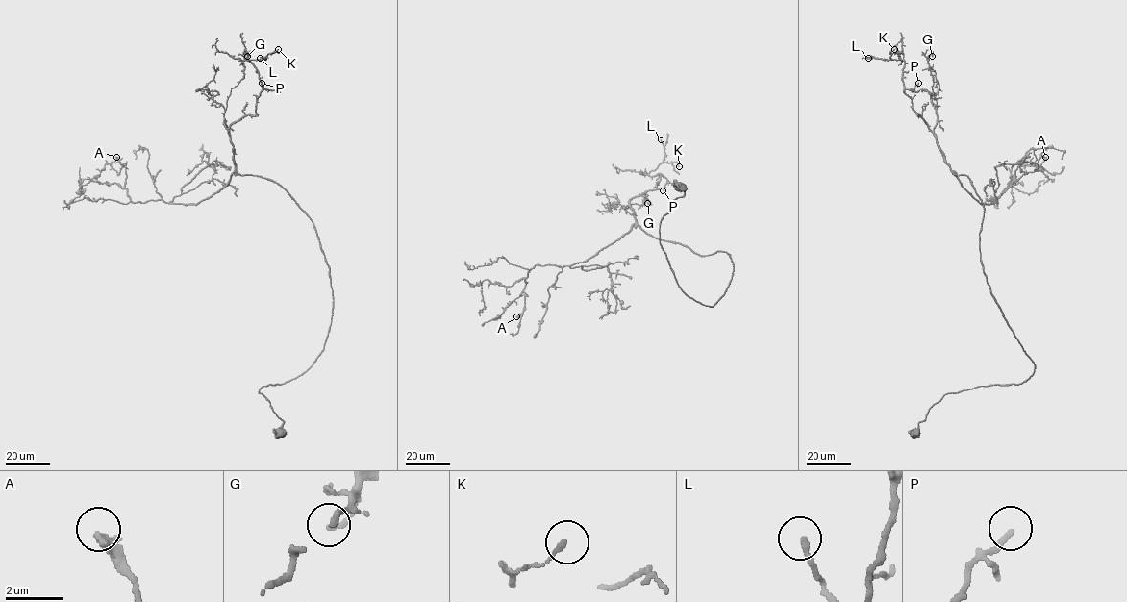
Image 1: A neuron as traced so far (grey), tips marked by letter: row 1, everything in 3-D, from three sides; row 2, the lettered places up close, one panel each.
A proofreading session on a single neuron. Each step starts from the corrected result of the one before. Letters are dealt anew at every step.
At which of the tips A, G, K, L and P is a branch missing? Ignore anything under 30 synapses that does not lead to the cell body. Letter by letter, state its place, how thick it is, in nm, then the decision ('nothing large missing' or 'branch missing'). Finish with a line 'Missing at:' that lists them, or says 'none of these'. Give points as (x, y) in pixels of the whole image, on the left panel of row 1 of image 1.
A: at (116, 157); 440 nm thick; nothing large missing
G: at (247, 56); 140 nm thick; nothing large missing
K: at (278, 49); 140 nm thick; nothing large missing
L: at (260, 58); 190 nm thick; nothing large missing
P: at (262, 83); 170 nm thick; nothing large missing
Missing at: none of these

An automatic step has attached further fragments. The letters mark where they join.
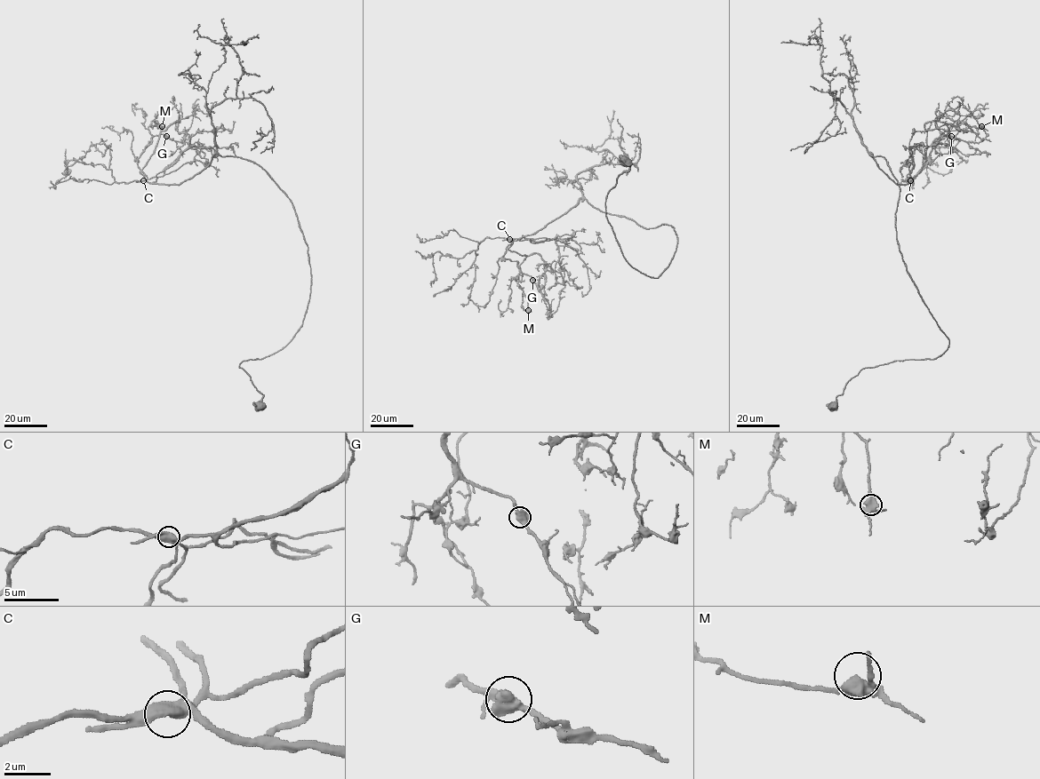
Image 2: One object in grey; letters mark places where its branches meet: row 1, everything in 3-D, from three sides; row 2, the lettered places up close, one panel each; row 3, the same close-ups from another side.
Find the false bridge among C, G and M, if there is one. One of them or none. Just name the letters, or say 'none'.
C

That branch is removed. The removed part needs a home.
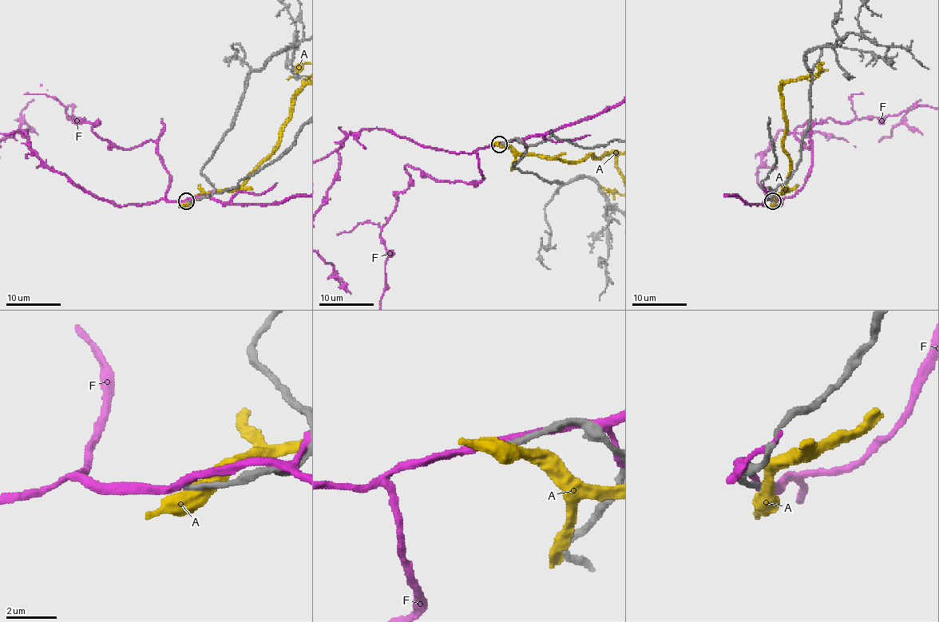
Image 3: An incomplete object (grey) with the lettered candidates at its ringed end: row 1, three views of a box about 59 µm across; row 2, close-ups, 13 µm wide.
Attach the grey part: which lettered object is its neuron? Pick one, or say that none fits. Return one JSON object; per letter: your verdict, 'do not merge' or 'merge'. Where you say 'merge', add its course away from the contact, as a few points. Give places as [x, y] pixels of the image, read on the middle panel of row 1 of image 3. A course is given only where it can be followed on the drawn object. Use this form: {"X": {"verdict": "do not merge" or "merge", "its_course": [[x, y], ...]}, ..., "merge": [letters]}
{"A": {"verdict": "do not merge"}, "F": {"verdict": "do not merge"}, "merge": []}

